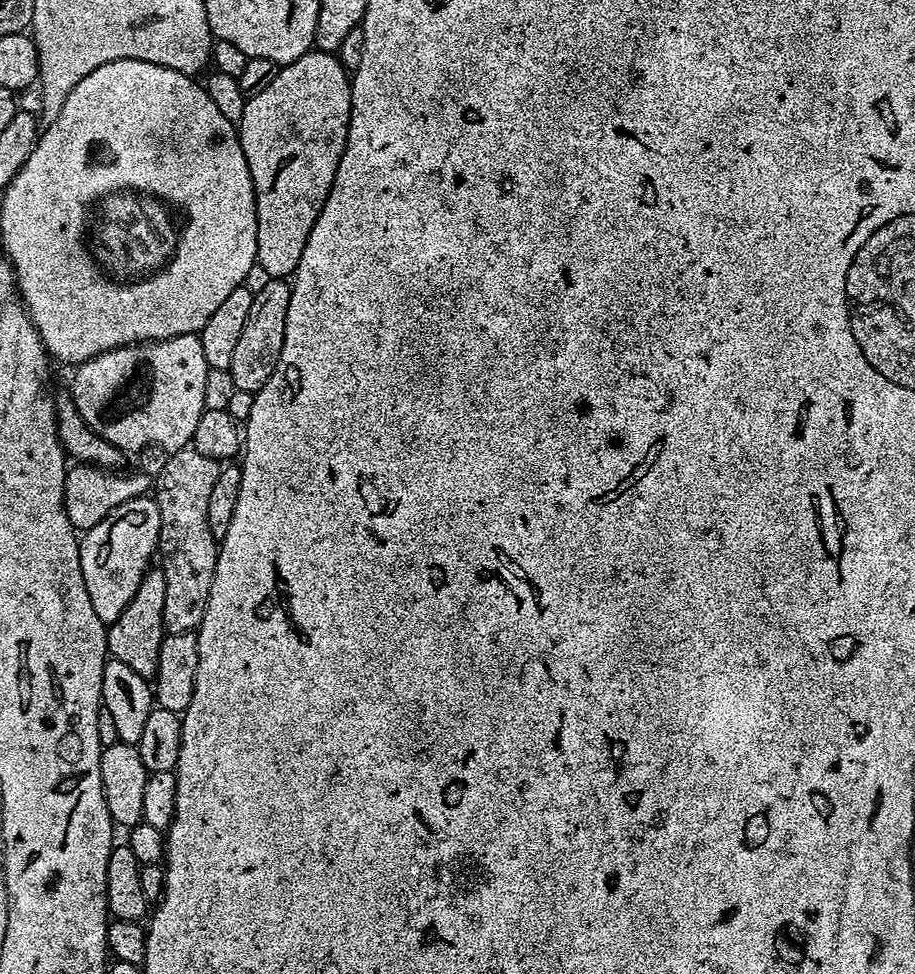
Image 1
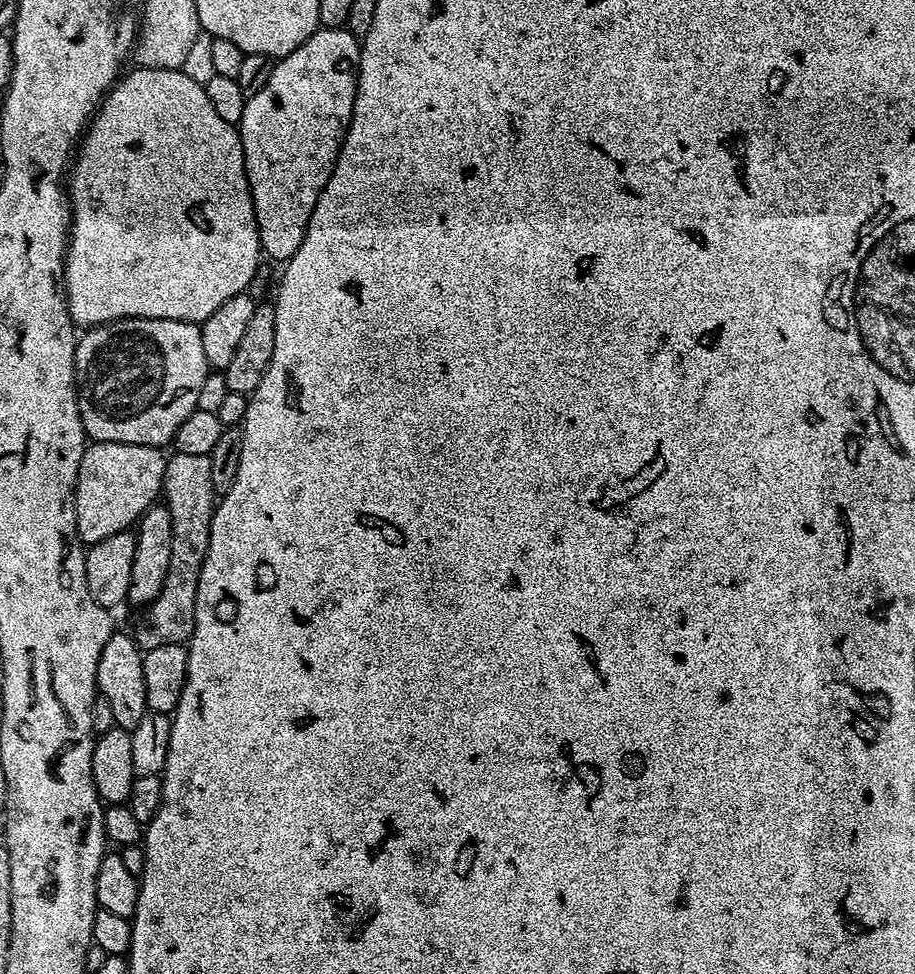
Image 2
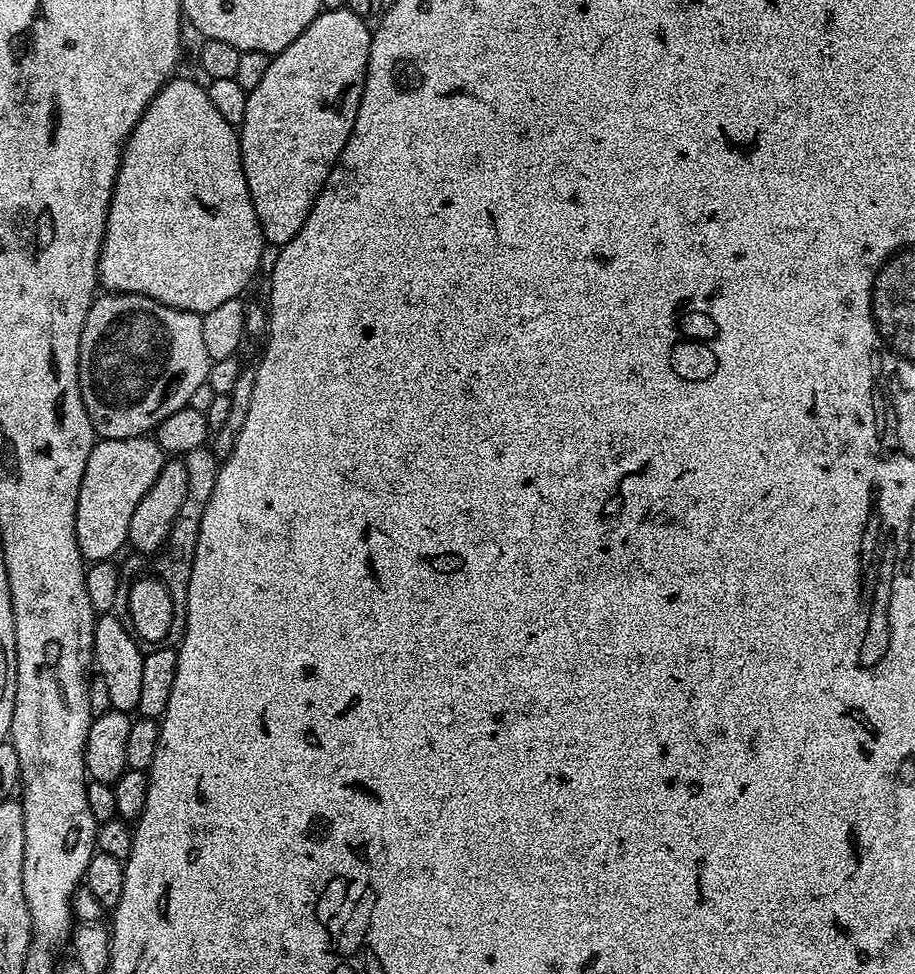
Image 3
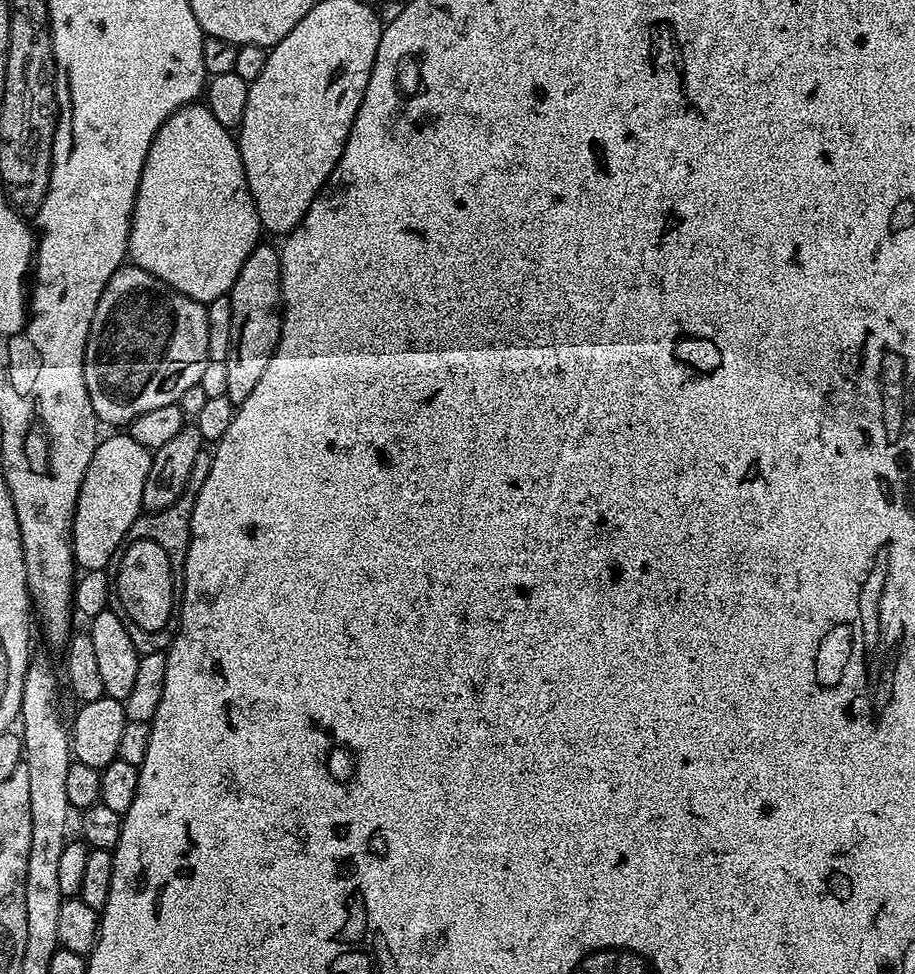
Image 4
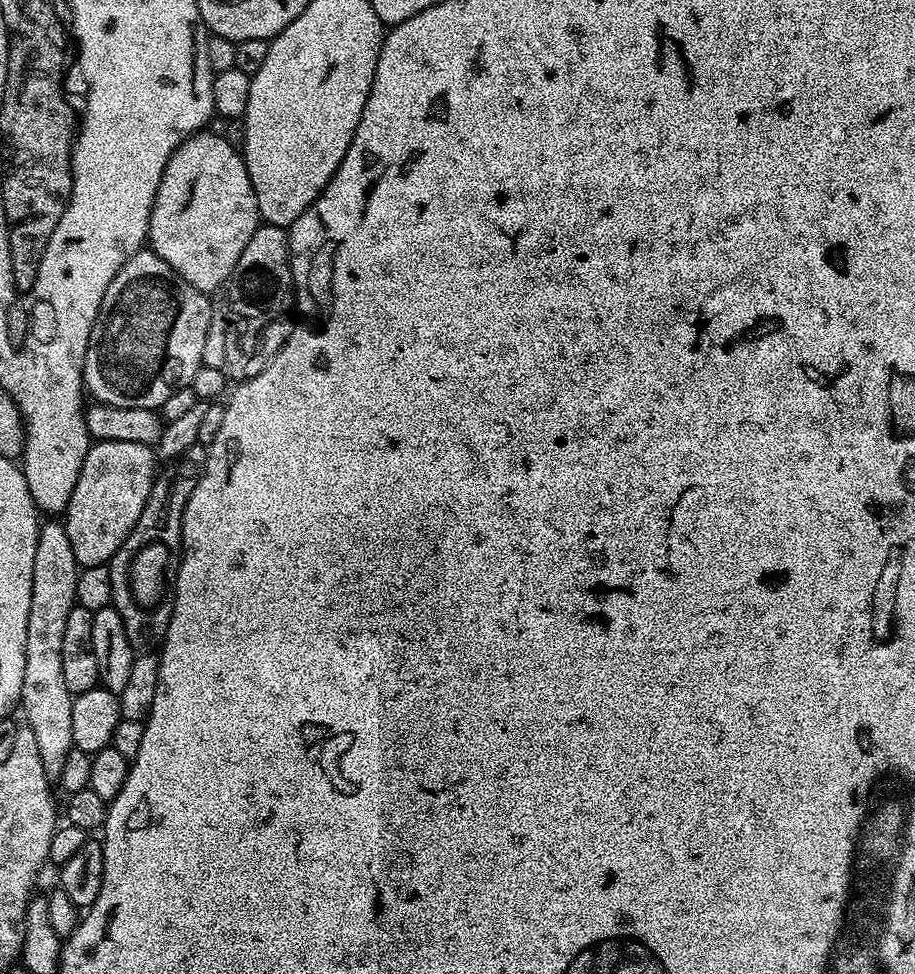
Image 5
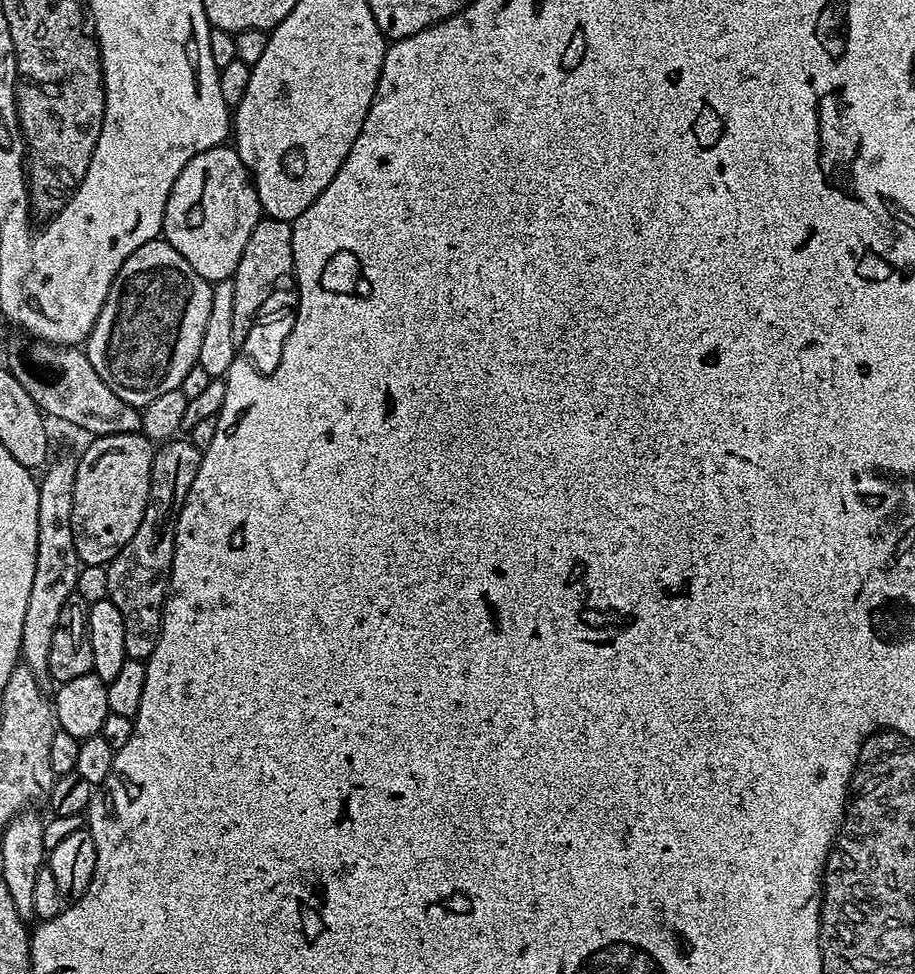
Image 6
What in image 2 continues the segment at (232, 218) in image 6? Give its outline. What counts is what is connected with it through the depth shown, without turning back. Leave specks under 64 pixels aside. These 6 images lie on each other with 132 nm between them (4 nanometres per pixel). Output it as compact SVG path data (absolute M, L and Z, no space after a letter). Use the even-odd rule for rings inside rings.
M139 66L133 67L133 69L133 72L125 71L113 84L110 91L104 93L104 99L100 101L82 139L79 141L78 151L75 153L74 163L70 168L70 179L66 184L66 191L72 210L72 223L68 237L68 254L64 257L64 295L68 297L68 309L72 315L73 324L84 330L94 328L98 324L109 324L112 320L121 320L124 316L133 316L134 318L170 318L171 320L181 320L182 322L201 325L206 318L210 318L210 314L214 314L214 310L218 310L218 306L222 306L222 302L226 302L226 298L234 298L249 291L248 287L251 286L252 279L256 276L256 267L259 266L260 260L262 261L258 222L254 214L252 191L248 185L248 176L246 174L246 166L244 165L244 151L242 150L242 142L240 141L237 125L226 122L215 112L213 104L210 103L210 98L206 98L206 90L203 83L199 79L196 81L194 77L187 76L187 71L179 68L141 68Z

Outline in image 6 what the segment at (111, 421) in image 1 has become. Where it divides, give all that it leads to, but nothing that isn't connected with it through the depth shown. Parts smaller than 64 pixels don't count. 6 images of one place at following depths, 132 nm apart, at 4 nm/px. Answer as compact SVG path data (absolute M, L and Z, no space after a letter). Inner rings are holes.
M157 238L146 242L146 246L138 246L138 250L134 250L118 270L87 338L90 366L94 366L98 378L102 378L102 382L122 398L122 402L137 406L154 402L154 398L166 394L166 390L179 388L182 378L197 367L198 350L202 350L202 334L210 318L211 301L212 284L204 280L202 274L198 274L198 270L194 270L194 266L190 266L190 262L186 262L186 258L182 258L182 254L178 254L167 240Z

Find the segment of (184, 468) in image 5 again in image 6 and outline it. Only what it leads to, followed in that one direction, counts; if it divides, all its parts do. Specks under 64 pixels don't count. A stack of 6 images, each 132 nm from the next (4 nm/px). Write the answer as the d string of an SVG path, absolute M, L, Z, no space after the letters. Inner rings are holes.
M173 438L163 441L156 448L150 466L150 494L146 502L146 510L142 514L142 522L138 522L138 530L134 530L134 538L130 538L130 542L126 546L122 546L120 553L106 565L108 570L108 577L106 578L108 599L114 602L114 606L118 606L118 614L122 614L122 622L126 630L126 654L129 660L147 662L151 659L160 641L160 617L162 612L136 612L136 608L140 608L140 588L132 588L132 584L136 584L136 580L144 580L144 572L140 572L140 576L128 576L128 572L124 572L124 568L128 568L128 564L140 564L140 568L144 568L144 564L148 564L148 568L152 568L152 564L156 564L156 568L160 568L160 564L174 564L172 549L176 546L176 519L186 502L186 496L190 494L190 486L198 474L198 466L202 455L201 449L195 448L191 439L180 439Z

